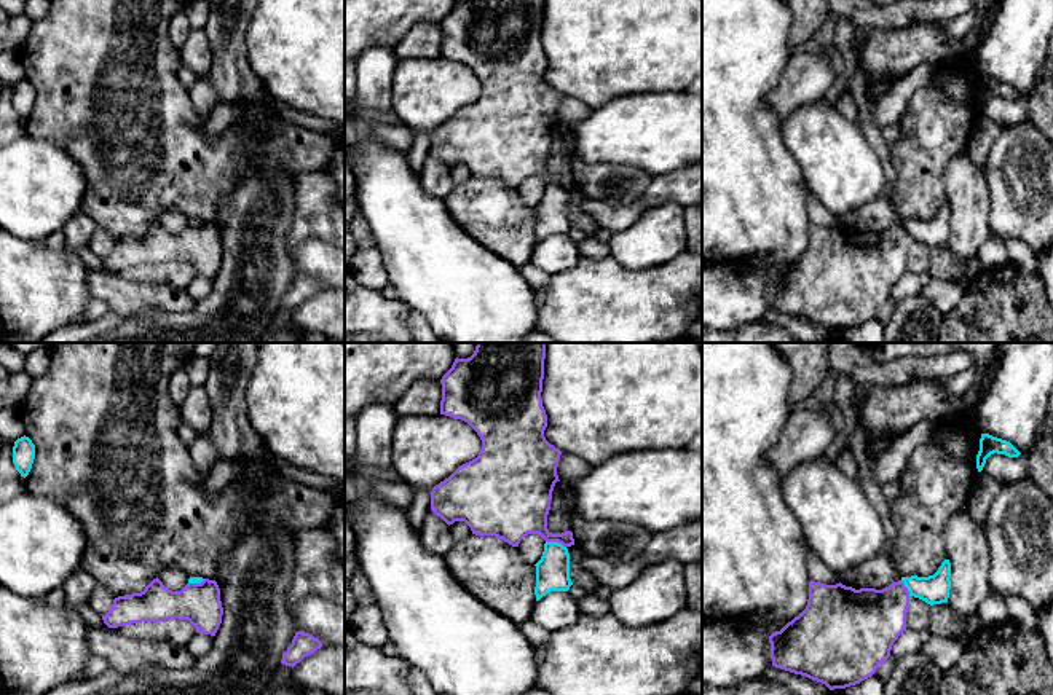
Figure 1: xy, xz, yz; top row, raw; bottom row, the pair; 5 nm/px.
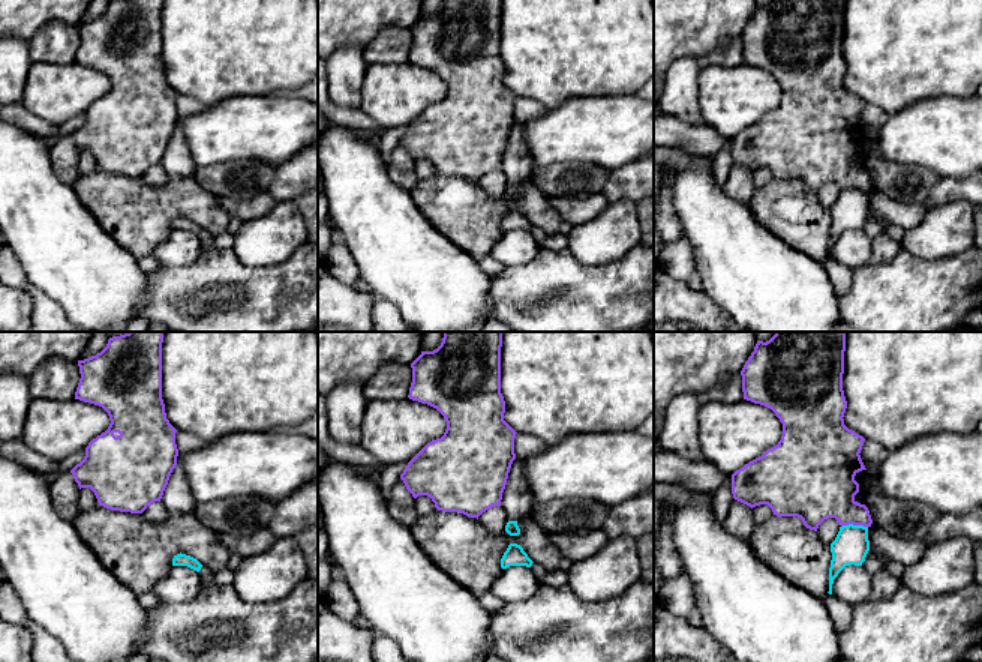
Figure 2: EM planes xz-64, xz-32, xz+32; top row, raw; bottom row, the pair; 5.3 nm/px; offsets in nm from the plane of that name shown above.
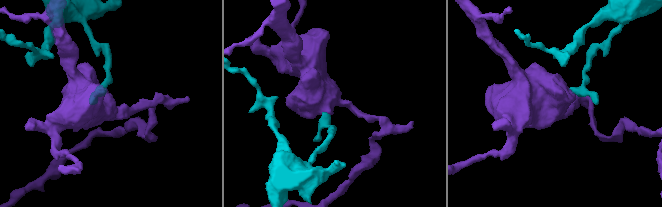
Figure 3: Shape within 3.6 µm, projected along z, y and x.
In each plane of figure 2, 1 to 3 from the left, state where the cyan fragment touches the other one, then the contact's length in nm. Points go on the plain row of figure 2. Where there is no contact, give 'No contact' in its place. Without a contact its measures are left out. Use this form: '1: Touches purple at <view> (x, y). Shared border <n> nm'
1: No contact
2: No contact
3: Touches purple at xz+32 (853, 188). Shared border 140 nm

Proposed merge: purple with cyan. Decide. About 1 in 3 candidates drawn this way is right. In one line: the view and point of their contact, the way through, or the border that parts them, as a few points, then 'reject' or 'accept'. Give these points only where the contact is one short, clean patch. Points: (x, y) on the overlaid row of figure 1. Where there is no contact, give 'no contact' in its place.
meets purple in xz at (556, 541); border along xz (546, 541), (556, 541), (565, 547); reject

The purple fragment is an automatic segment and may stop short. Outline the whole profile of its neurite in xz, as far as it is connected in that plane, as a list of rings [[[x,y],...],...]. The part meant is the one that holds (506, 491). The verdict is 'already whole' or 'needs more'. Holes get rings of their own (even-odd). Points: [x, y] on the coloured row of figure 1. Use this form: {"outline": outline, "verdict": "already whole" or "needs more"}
{"outline": [[[477,343],[471,357],[456,357],[442,376],[440,414],[467,422],[482,440],[479,456],[431,491],[431,510],[448,526],[464,521],[472,534],[495,536],[512,547],[519,547],[528,534],[563,547],[574,545],[571,531],[552,534],[547,529],[562,451],[544,437],[544,359],[546,343]]], "verdict": "already whole"}

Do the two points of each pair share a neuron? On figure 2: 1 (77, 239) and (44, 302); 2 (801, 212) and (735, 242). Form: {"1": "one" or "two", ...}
{"1": "two", "2": "two"}

